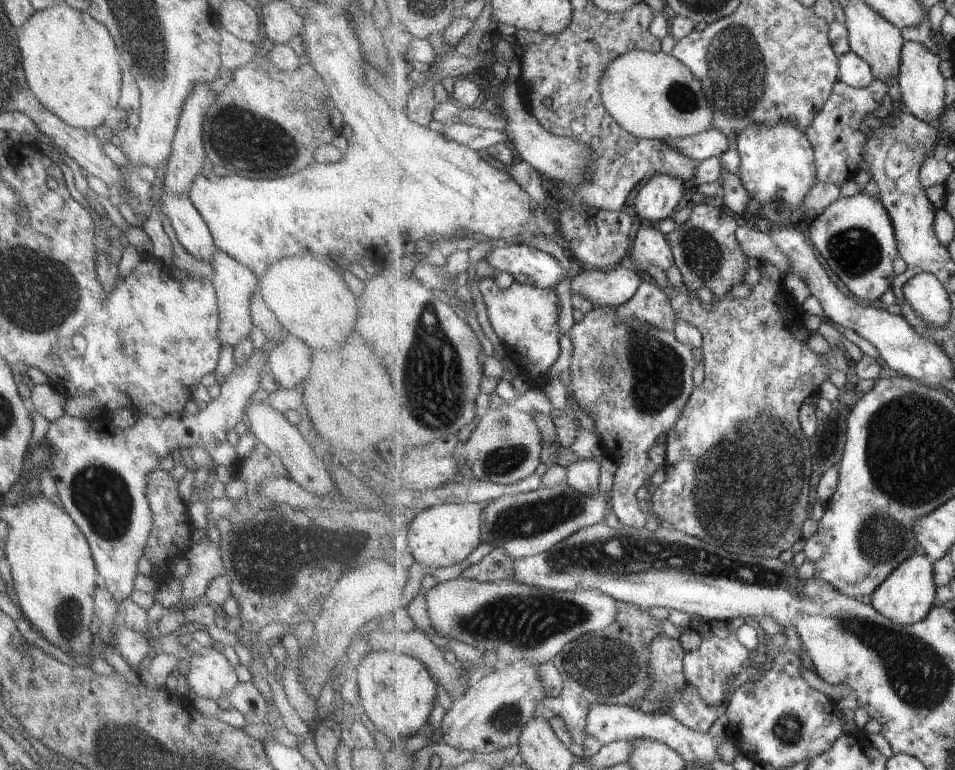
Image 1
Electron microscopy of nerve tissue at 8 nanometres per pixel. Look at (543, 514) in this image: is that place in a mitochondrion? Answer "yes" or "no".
yes

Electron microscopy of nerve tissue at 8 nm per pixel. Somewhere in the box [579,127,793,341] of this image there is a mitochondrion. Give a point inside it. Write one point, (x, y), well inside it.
(703, 255)

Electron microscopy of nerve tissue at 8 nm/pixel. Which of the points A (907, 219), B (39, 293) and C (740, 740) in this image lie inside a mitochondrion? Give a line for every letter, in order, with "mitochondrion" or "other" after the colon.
A: other
B: mitochondrion
C: other

